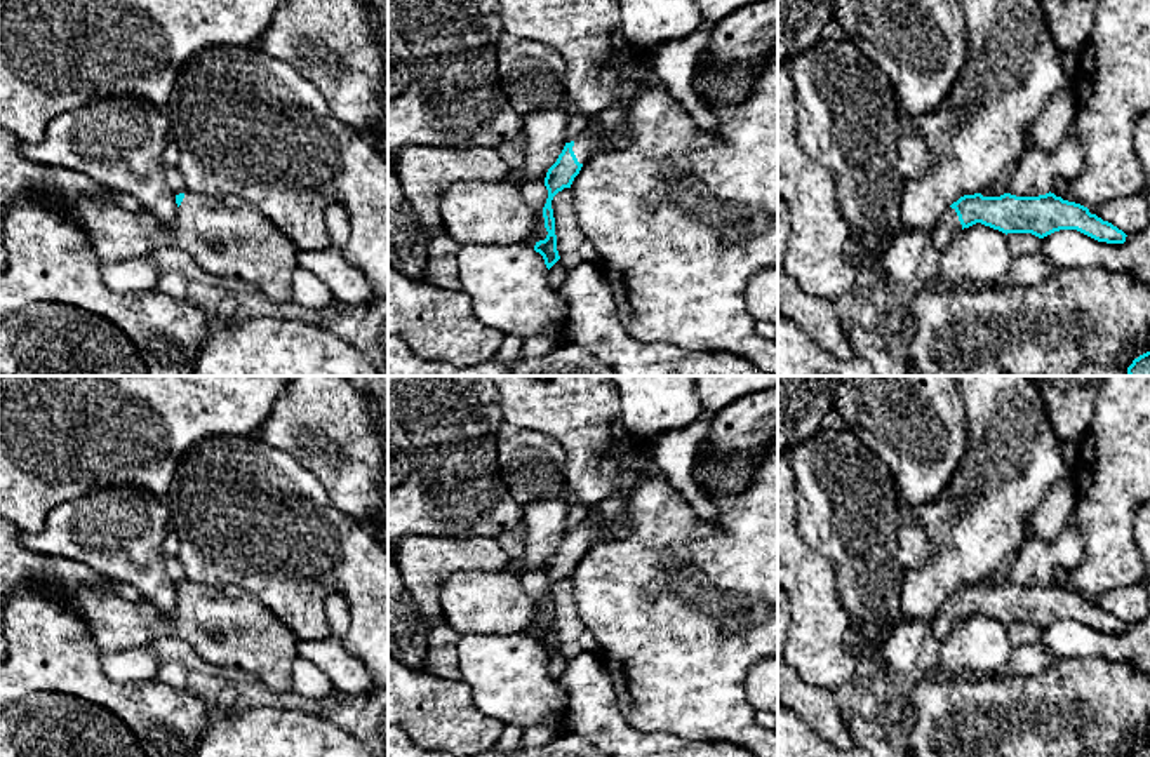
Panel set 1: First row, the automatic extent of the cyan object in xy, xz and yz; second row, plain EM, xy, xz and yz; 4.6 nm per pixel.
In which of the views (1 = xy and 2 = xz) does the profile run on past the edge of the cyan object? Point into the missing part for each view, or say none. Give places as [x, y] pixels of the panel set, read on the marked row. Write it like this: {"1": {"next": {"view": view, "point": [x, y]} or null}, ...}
{"1": {"next": {"view": "xy", "point": [230, 239]}}, "2": {"next": {"view": "xz", "point": [611, 126]}}}

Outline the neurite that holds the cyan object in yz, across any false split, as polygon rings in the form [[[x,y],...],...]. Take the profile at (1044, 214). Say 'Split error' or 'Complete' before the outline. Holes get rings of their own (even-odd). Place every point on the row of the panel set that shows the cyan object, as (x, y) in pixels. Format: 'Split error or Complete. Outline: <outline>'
Split error. Outline: [[[1054,193],[1039,197],[983,197],[964,195],[936,221],[929,240],[943,252],[953,238],[976,223],[1002,233],[1032,233],[1044,238],[1060,230],[1077,230],[1098,242],[1124,244],[1126,233],[1087,207],[1063,200]]]

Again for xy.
Split error. Outline: [[[0,127],[0,209],[9,207],[16,198],[37,198],[54,205],[66,219],[75,221],[92,244],[92,249],[103,265],[139,258],[158,247],[179,247],[190,252],[204,271],[217,278],[237,278],[254,285],[273,303],[292,301],[292,273],[298,268],[298,245],[284,235],[275,223],[263,216],[251,204],[224,197],[214,198],[193,191],[176,195],[177,214],[172,228],[165,228],[148,211],[127,212],[113,200],[113,191],[97,184],[94,179],[57,165],[45,165],[26,160],[17,151],[19,139]]]

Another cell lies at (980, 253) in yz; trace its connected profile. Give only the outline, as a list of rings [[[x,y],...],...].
[[[976,223],[960,230],[943,251],[938,280],[995,282],[1011,268],[1006,233]]]

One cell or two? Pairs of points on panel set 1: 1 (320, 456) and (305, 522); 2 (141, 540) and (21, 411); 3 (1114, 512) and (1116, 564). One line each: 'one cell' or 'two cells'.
1: two cells
2: two cells
3: one cell

